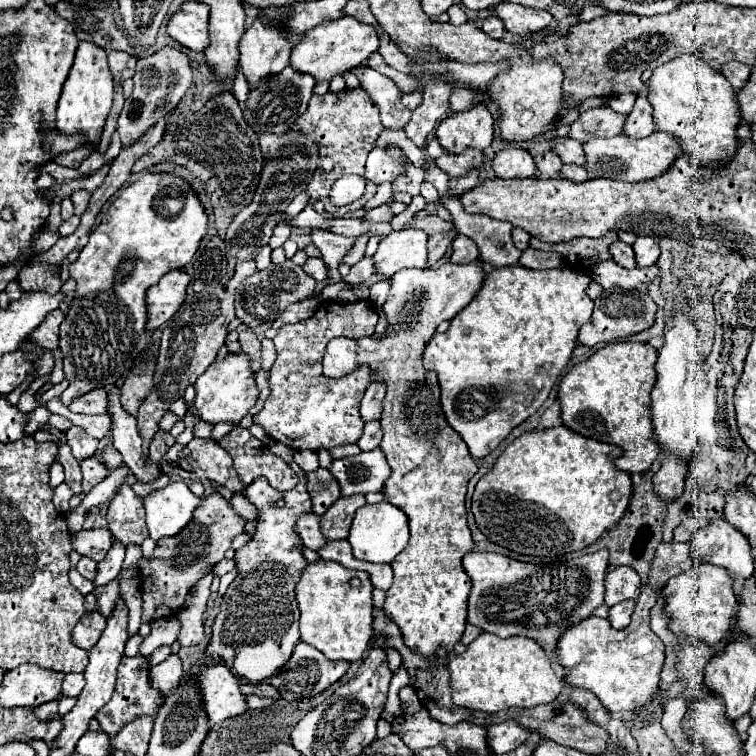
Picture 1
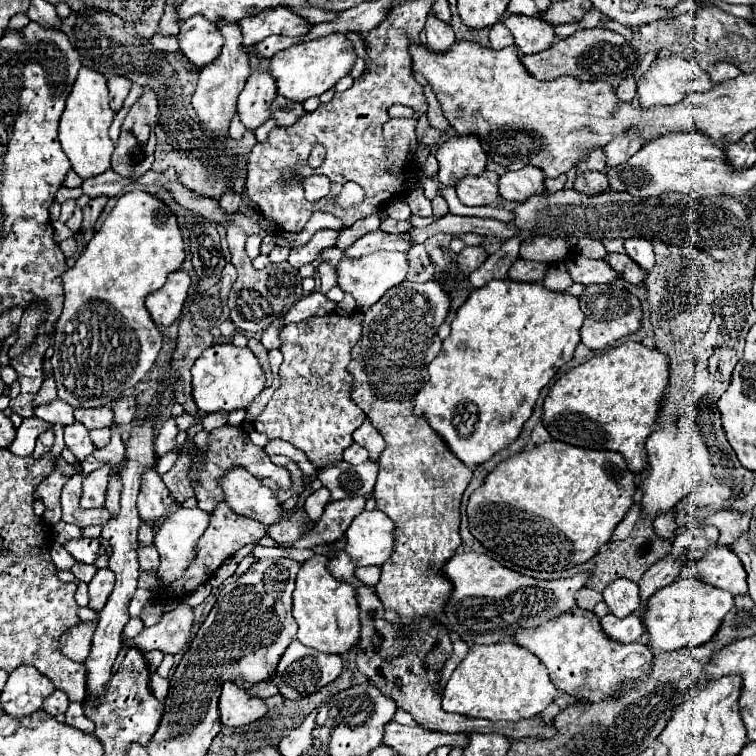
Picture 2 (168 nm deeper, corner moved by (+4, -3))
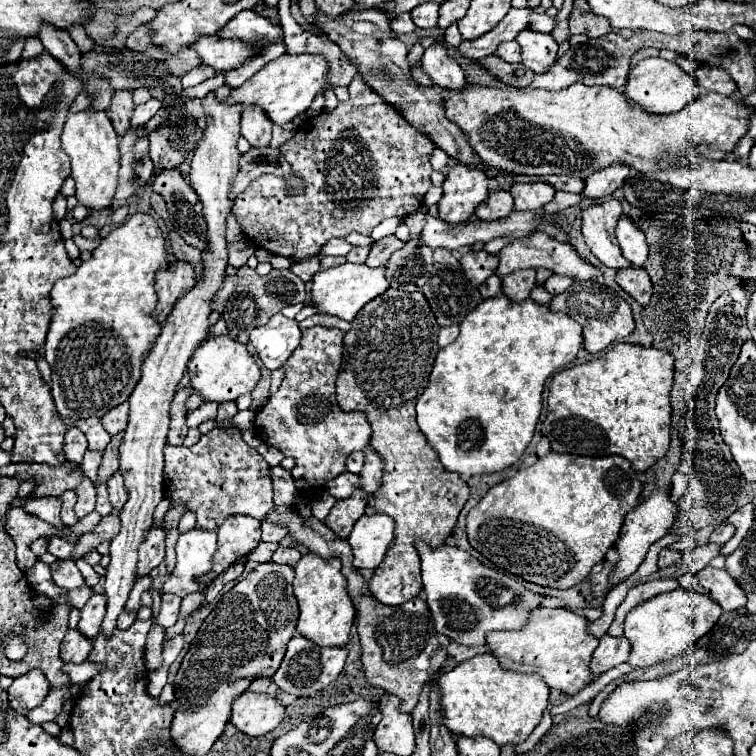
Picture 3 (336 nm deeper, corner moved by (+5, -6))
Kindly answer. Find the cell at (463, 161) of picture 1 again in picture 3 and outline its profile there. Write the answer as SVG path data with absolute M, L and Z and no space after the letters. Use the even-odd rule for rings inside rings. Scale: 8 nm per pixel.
M494 190L482 204L476 206L476 216L480 220L504 218L510 212L512 212L512 196L508 190Z

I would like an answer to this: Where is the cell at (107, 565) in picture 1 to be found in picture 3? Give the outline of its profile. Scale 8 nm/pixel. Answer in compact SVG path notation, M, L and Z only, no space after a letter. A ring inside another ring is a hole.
M94 592L92 598L86 602L86 606L80 610L78 630L88 638L96 638L100 632L104 614L106 614L106 596Z

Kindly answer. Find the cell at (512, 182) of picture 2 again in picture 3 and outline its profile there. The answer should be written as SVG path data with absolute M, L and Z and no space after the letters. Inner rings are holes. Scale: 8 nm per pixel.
M514 182L510 188L510 194L514 196L514 210L536 210L542 208L546 202L552 200L554 196L554 186L546 182Z

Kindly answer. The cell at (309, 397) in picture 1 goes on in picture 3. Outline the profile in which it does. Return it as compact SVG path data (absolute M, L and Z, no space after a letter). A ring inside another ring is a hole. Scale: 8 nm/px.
M312 326L308 330L302 330L302 340L298 348L292 352L292 356L284 362L284 380L276 394L270 396L264 408L256 414L254 426L258 436L284 452L284 456L292 456L296 460L296 468L292 470L294 478L306 478L310 482L310 488L322 488L326 480L346 472L346 456L350 456L354 450L364 450L370 442L370 424L362 412L344 412L340 410L336 402L336 378L342 364L342 348L344 348L344 336L346 332L338 328L324 328L324 326Z

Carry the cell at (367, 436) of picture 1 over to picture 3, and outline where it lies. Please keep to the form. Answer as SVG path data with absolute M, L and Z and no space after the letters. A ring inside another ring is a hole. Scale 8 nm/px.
M352 452L352 454L348 456L348 460L346 460L348 472L358 474L358 472L362 470L362 466L364 466L364 454L362 454L362 452Z

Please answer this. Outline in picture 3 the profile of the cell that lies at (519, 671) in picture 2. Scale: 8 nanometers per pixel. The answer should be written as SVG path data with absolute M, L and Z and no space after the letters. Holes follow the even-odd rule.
M492 652L460 662L440 678L442 718L446 728L458 736L486 736L498 746L526 740L548 706L550 688L540 674L514 672L500 666Z

